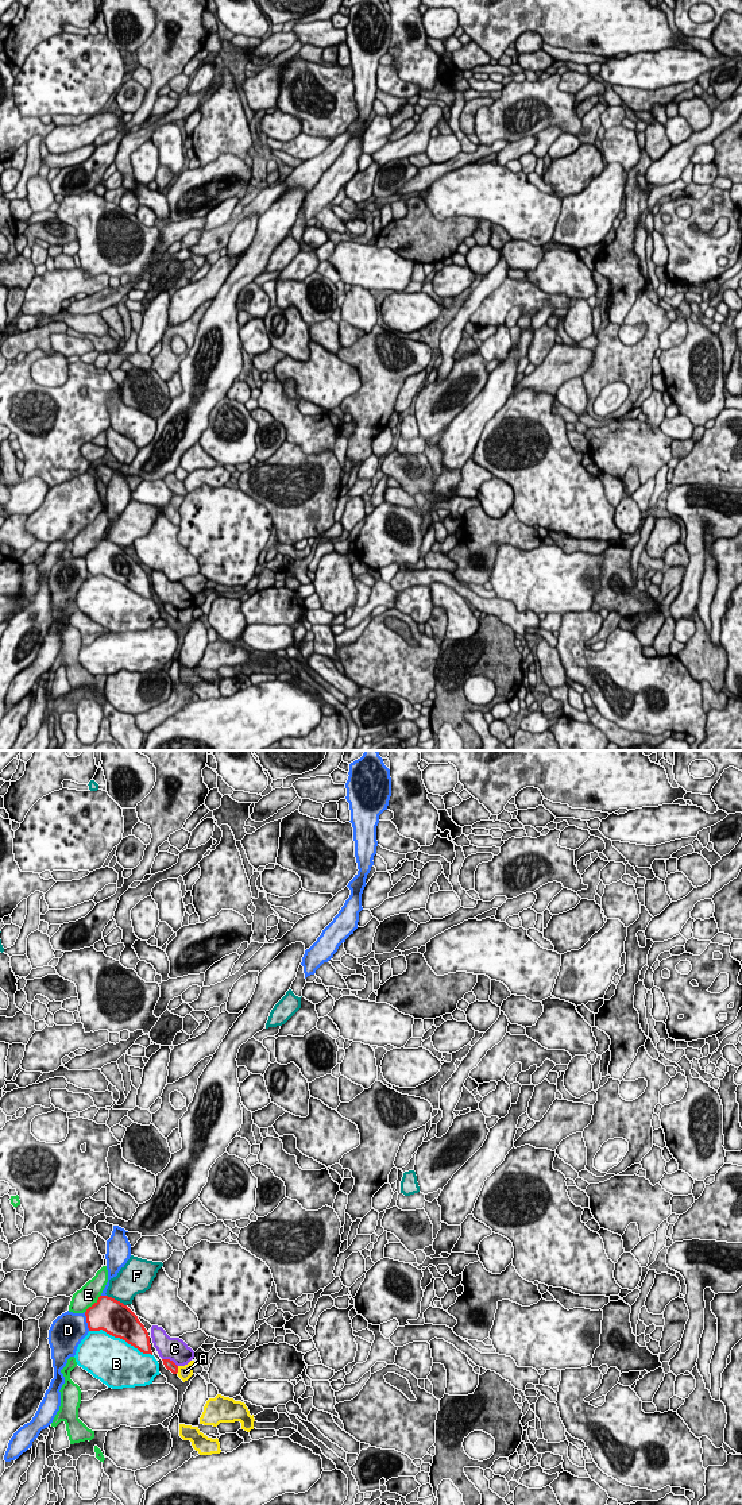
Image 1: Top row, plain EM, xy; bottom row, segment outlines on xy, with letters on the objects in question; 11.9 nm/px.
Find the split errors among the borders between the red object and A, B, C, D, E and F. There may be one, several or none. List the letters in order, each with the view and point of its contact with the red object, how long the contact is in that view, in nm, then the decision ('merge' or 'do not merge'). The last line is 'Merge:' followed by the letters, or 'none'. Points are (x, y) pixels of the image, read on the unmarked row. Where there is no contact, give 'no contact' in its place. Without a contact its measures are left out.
A: contact xy (177, 614); length 100 nm; do not merge
B: contact xy (120, 582); length 800 nm; do not merge
C: contact xy (169, 604); length 220 nm; do not merge
D: contact xy (87, 566); length 240 nm; do not merge
E: contact xy (93, 548); length 280 nm; do not merge
F: contact xy (116, 544); length 280 nm; do not merge
Merge: none

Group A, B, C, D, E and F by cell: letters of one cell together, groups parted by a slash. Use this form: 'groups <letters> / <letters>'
groups A / B / C / D / E / F

